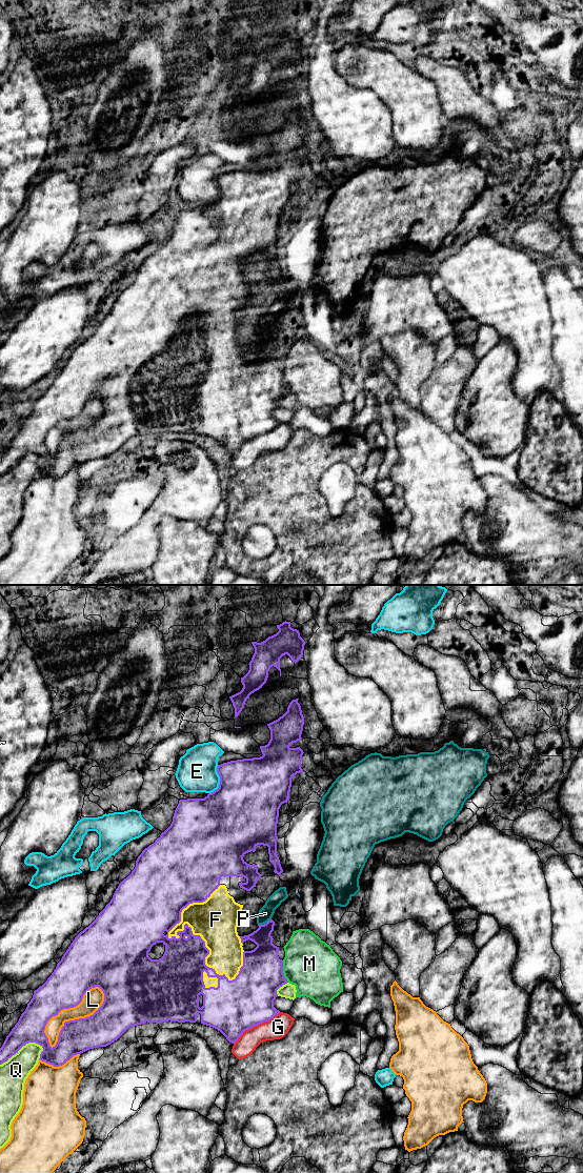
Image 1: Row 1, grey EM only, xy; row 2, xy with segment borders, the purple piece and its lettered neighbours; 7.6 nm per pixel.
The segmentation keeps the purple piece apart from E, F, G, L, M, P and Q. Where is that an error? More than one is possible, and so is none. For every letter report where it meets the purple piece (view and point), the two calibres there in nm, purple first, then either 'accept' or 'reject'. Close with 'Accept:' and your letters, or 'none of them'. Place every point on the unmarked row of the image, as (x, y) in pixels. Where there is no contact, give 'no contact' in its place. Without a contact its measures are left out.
E: contact xy (220, 191); calibres 500 and 300 nm; reject
F: contact xy (183, 341); calibres 340 and 320 nm; accept
G: contact xy (256, 436); calibres 400 and 160 nm; reject
L: contact xy (77, 430); calibres 280 and 160 nm; reject
M: contact xy (282, 382); calibres 340 and 400 nm; reject
P: contact xy (264, 335); calibres 200 and 110 nm; reject
Q: contact xy (21, 458); calibres 220 and 200 nm; reject
Accept: F

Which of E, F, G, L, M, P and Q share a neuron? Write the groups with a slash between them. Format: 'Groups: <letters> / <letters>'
Groups: E / F / G / L / M Q / P

